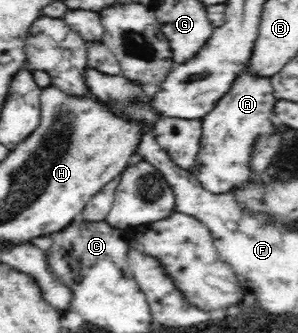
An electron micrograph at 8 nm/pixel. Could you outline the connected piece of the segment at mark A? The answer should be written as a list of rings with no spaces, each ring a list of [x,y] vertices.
[[[243,70],[234,80],[232,88],[226,93],[221,100],[208,112],[202,121],[202,134],[200,149],[197,158],[190,171],[195,178],[203,185],[203,188],[215,194],[235,192],[243,183],[250,180],[251,174],[250,161],[252,160],[251,152],[253,152],[253,144],[255,140],[263,138],[263,136],[271,136],[275,126],[278,124],[274,119],[274,91],[269,77],[259,77],[251,75]]]

